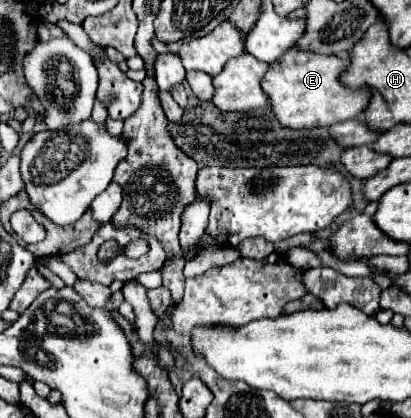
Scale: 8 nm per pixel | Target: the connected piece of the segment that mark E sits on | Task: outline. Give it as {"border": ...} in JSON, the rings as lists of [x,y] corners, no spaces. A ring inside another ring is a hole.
{"border":[[[297,47],[285,51],[277,63],[269,65],[261,87],[269,97],[269,105],[281,127],[289,129],[313,129],[313,127],[329,127],[333,123],[341,123],[347,119],[361,117],[369,103],[369,91],[347,89],[339,75],[347,67],[349,59],[315,55],[311,51],[301,51]]]}

